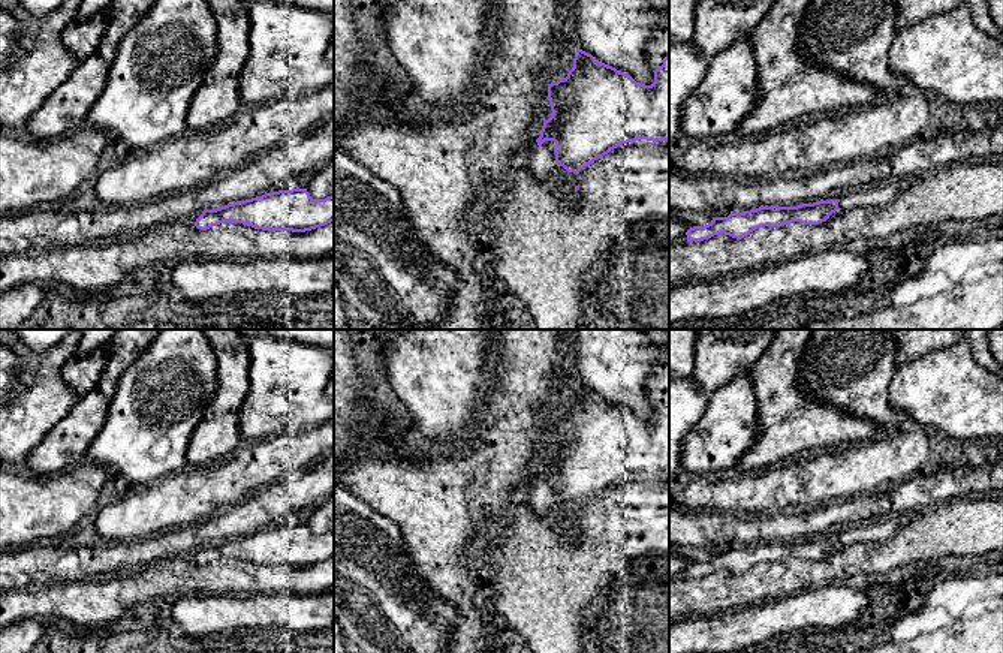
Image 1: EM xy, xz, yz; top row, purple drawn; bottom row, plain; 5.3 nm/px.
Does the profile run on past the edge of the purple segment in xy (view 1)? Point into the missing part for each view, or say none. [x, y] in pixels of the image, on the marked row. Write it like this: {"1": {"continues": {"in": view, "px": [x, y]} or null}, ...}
{"1": {"continues": null}}

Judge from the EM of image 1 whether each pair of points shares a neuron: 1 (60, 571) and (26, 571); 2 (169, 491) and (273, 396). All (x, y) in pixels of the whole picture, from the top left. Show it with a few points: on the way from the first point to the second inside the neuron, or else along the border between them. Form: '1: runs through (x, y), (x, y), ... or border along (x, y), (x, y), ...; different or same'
1: runs through (51, 571), (35, 571); same
2: border along (277, 433), (243, 442); different

